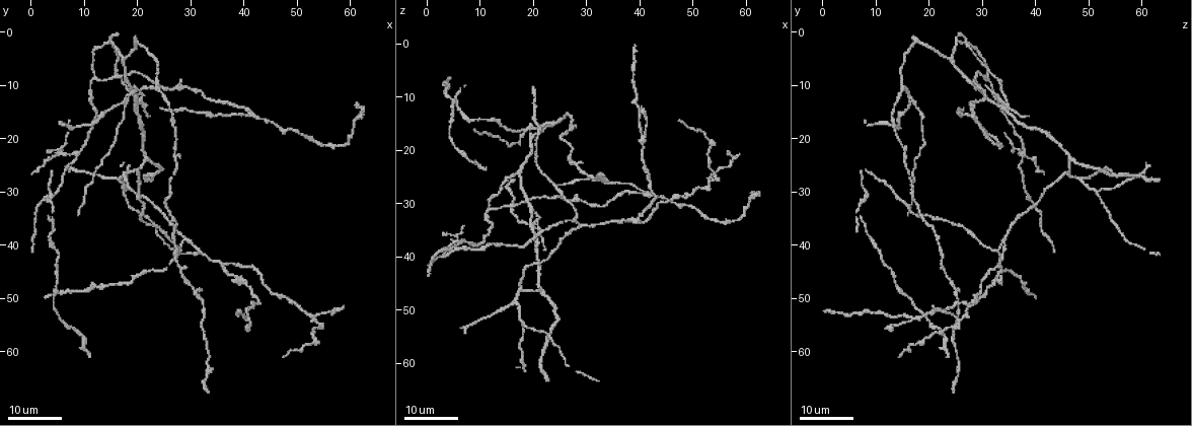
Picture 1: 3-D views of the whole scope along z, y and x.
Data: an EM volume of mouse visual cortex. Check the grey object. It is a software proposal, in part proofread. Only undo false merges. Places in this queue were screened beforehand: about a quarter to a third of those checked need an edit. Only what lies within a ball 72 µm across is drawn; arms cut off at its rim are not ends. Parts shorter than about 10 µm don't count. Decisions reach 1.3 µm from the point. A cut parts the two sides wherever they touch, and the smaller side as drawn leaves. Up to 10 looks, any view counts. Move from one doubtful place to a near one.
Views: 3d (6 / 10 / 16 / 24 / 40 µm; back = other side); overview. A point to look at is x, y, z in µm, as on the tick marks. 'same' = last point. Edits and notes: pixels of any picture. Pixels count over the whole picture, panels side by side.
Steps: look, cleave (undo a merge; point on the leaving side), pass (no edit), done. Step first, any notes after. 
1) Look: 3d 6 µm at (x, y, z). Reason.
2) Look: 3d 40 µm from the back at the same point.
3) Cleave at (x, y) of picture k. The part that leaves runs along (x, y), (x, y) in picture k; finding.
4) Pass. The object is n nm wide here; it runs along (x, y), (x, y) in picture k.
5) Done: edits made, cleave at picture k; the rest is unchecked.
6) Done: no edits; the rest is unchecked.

Look: 3d 24 µm at (11.5, 8.5, 31.5). A fork.

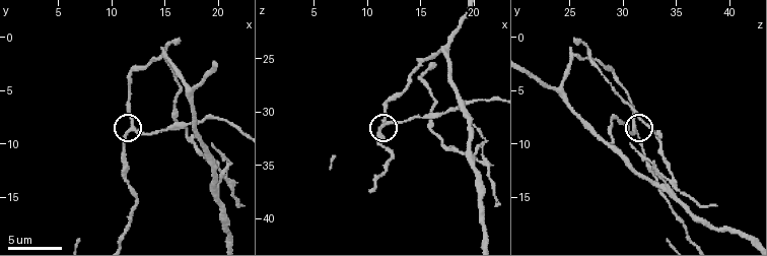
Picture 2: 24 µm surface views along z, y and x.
Look: 3d 10 µm at (12.0, 8.6, 31.2).

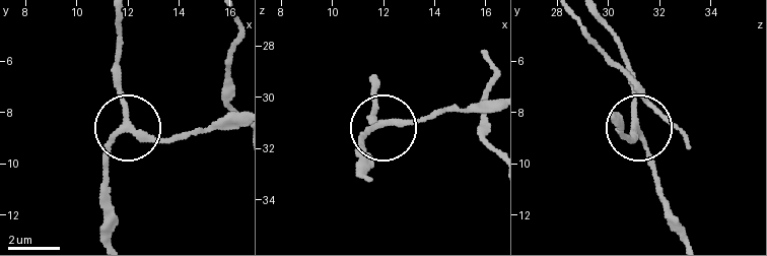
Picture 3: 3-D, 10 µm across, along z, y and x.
Pass. The object is 220 nm wide here; it runs along (119, 22), (125, 120), (110, 146), (100, 190) in picture 3; continuous, no second neuron.

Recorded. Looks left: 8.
Look: 3d 16 µm at (23.0, 10.0, 14.5). A fork.

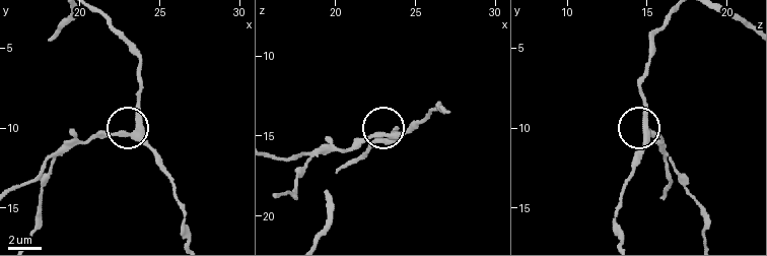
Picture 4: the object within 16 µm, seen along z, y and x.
Look: 3d 6 µm at (23.3, 10.6, 15.0).

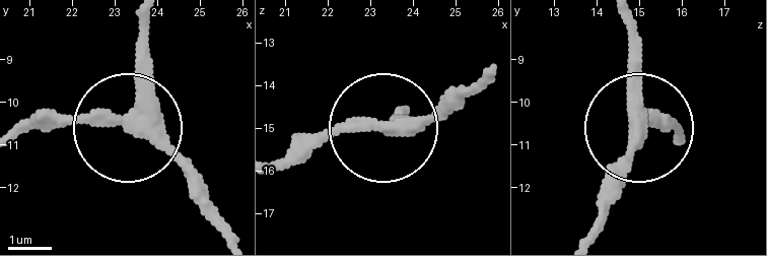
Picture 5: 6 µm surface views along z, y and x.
Pass. 3 arms meet here; it runs along (627, 19), (637, 139), (620, 190) in picture 5; one neuron here.

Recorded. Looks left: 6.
Look: 3d 24 µm at (17.0, 30.0, 51.5). Branch point.

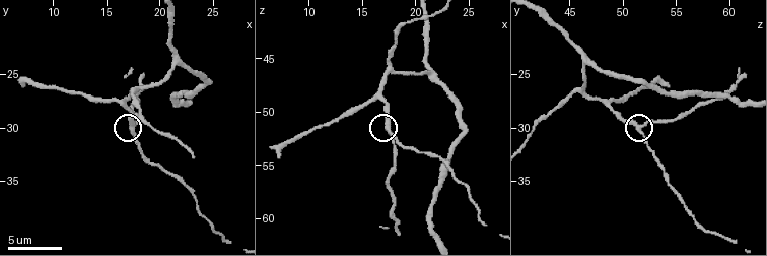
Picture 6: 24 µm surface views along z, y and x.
Look: 3d 10 µm at (17.4, 29.8, 51.4).

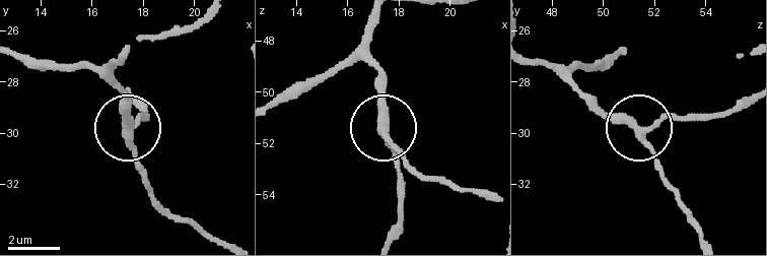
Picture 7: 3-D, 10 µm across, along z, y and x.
Pass. 3 arms meet here; it runs along (532, 60), (643, 128), (670, 115), (719, 115) in picture 7; one neuron here.

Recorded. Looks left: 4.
Look: 3d 10 µm at (21.8, 23.8, 46.8). Three arms meet.

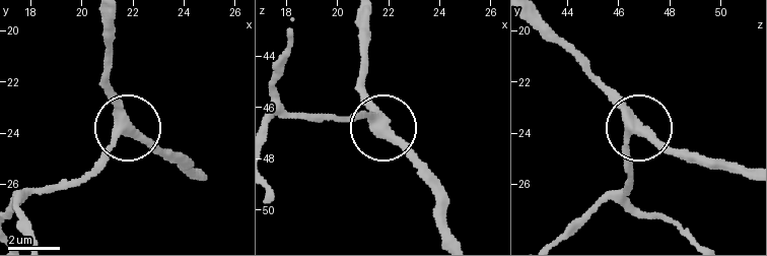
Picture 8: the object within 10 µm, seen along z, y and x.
Pass. The side arm is 20 µm long; 3 arms meet here; continuous, no second neuron.

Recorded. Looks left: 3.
Look: 3d 16 µm at (29.0, 38.5, 34.0). Three arms meet.

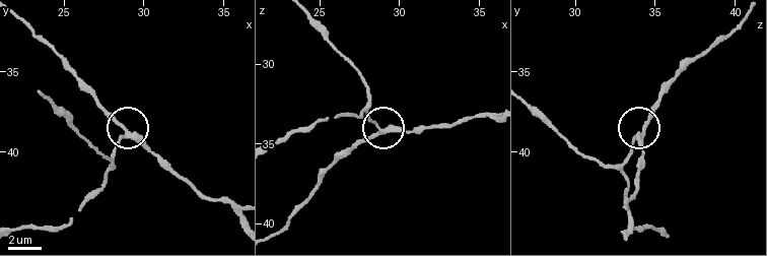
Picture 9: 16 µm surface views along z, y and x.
Look: 3d 6 µm at (28.9, 38.9, 34.1). Closer look.

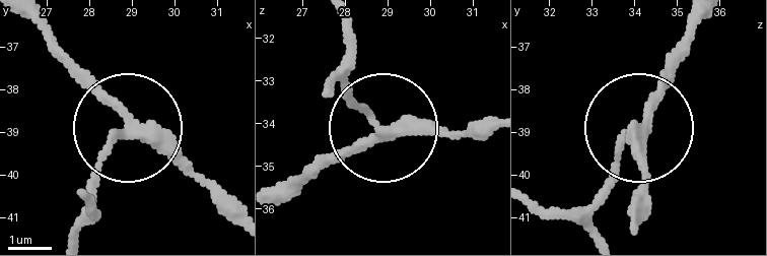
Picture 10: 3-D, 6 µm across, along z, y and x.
Look: 3d 6 µm from the back at (28.85, 39.05, 34.05).

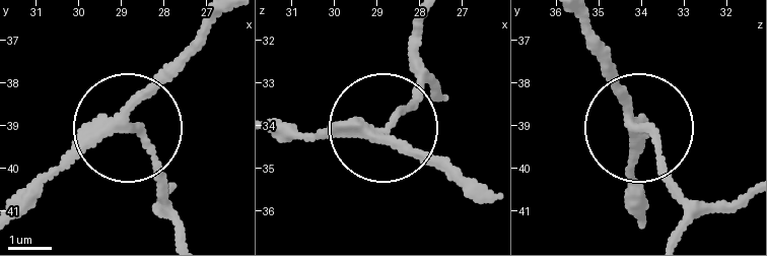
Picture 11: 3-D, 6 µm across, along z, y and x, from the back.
Pass. 3 arms meet here; continuous, no second neuron.

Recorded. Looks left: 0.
Done: no edits; the rest is unchecked.

